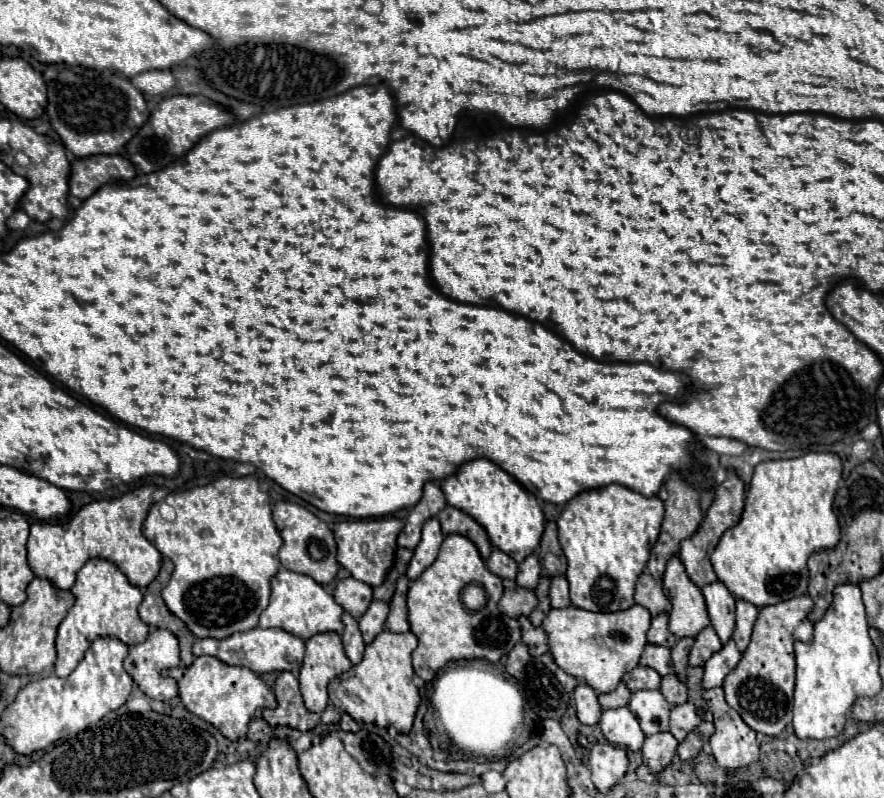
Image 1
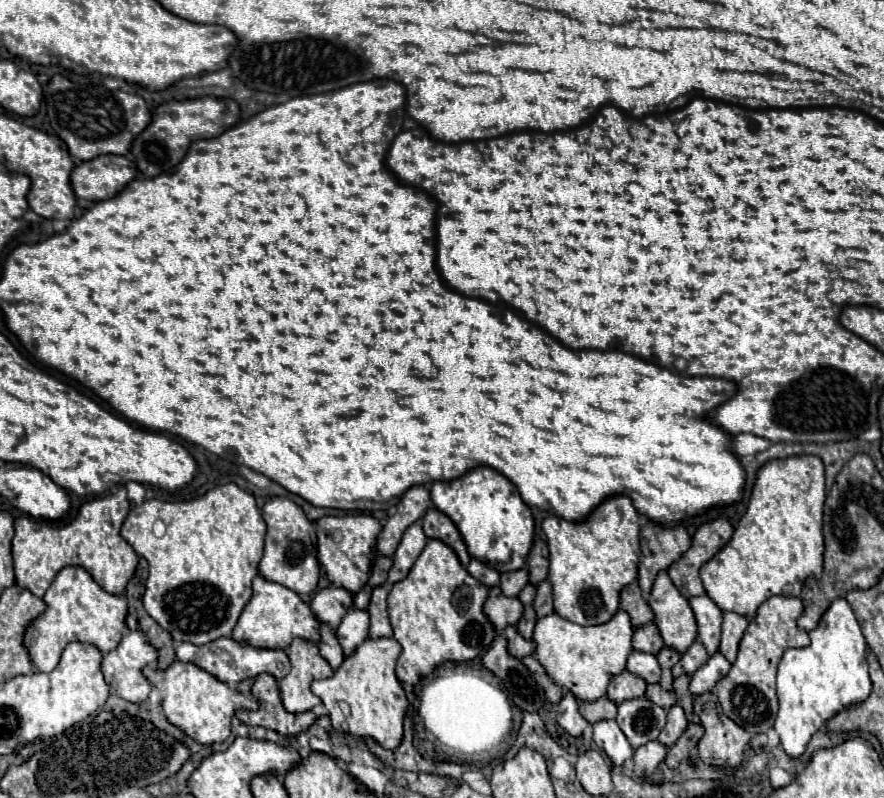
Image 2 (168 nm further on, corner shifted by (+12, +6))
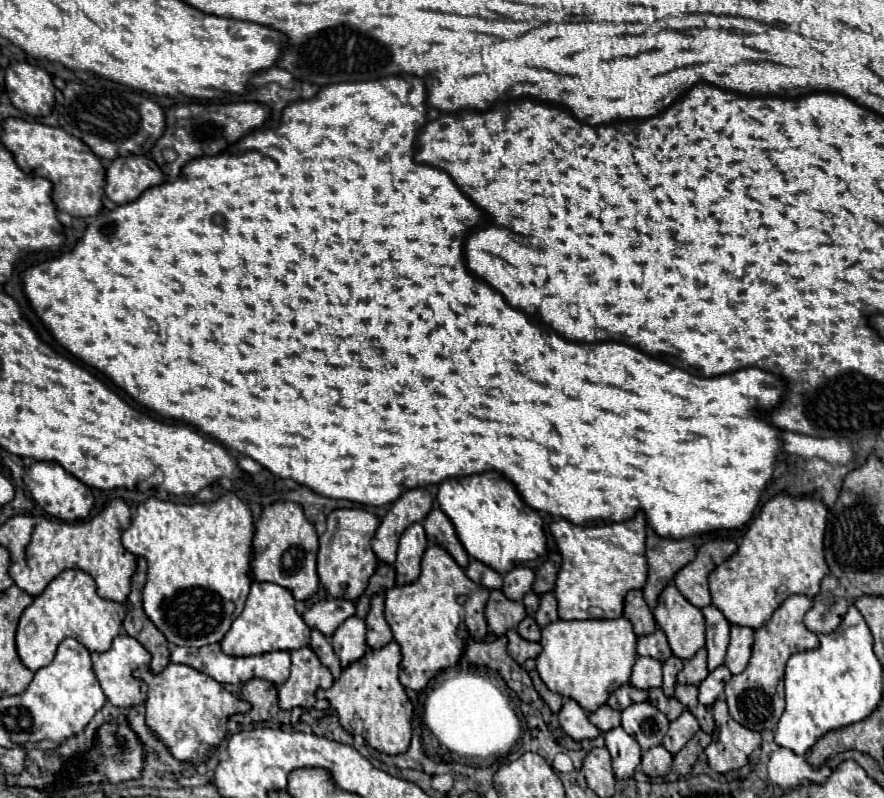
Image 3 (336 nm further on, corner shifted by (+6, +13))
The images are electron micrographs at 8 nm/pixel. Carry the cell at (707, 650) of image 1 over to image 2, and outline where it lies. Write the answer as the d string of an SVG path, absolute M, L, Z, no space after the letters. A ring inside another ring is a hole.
M695 640L681 656L681 660L673 666L673 676L681 676L681 674L693 674L695 670L699 670L705 662L707 662L709 654L705 650L705 646Z

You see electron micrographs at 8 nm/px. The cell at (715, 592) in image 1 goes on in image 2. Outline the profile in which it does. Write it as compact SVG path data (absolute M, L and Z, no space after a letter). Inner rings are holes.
M695 596L689 600L697 626L699 626L699 640L705 644L709 656L719 650L719 636L721 636L721 622L723 612L721 608L707 596Z

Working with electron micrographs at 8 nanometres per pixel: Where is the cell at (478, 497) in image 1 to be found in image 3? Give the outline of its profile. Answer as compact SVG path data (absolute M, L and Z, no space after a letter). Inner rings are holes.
M499 473L447 479L439 485L437 503L453 523L465 551L497 573L507 573L517 565L533 561L537 569L547 559L547 539L543 533L541 517Z

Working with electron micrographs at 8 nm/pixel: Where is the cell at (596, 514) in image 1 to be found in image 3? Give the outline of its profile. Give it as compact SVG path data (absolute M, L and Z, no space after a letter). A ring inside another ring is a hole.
M637 513L629 521L603 523L593 527L579 527L561 519L551 523L549 529L563 557L563 565L553 589L559 603L559 619L589 619L589 607L603 609L603 619L619 619L623 615L623 601L627 591L643 589L647 581L647 523L643 513Z

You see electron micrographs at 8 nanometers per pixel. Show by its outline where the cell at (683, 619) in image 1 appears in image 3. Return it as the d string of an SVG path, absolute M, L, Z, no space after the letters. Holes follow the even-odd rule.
M667 585L659 597L653 617L667 635L673 655L691 659L705 645L705 617L701 609L691 605L675 585Z

